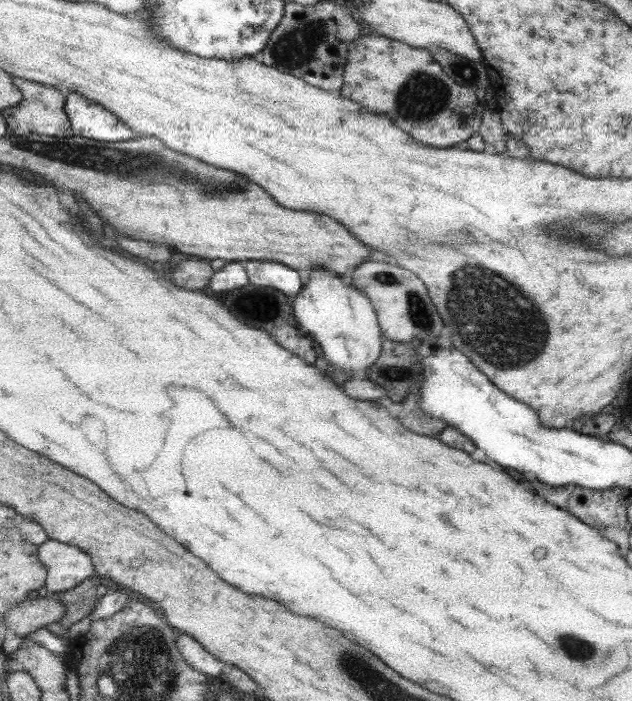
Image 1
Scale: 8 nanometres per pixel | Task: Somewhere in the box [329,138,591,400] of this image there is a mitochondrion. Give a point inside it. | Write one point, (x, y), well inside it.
(495, 319)

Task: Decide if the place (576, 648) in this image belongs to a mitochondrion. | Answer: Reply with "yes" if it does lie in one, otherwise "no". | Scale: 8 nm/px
yes

